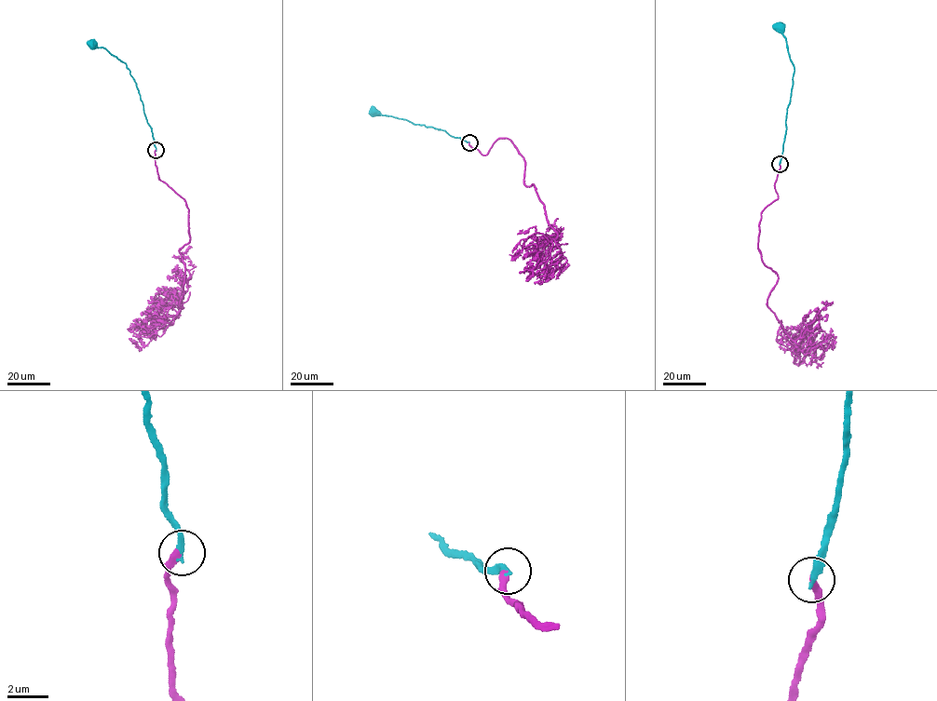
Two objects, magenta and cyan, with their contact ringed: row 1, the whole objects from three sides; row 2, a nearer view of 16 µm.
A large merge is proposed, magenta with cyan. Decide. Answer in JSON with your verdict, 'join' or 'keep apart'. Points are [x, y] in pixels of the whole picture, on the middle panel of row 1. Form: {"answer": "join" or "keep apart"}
{"answer": "join"}

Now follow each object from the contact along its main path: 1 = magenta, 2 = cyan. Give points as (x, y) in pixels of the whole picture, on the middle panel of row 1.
1: (469, 142), (485, 155), (496, 140), (510, 140), (557, 235), (525, 280)
2: (469, 142), (452, 136), (445, 130), (374, 112)

